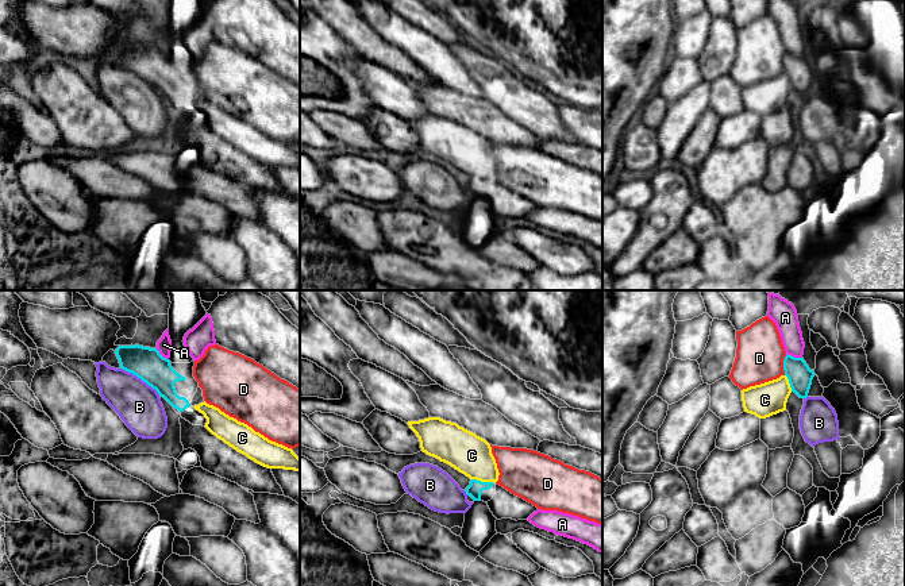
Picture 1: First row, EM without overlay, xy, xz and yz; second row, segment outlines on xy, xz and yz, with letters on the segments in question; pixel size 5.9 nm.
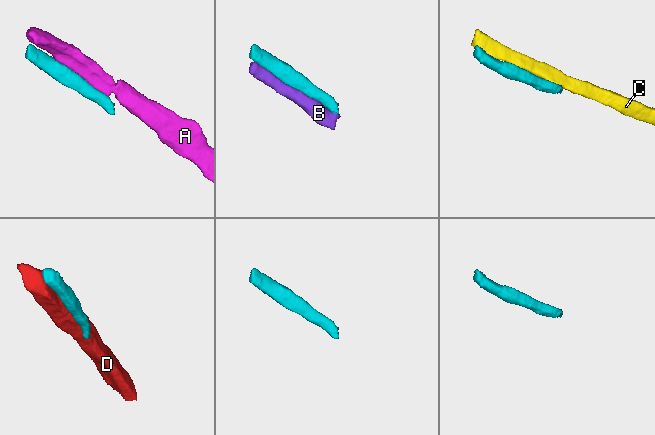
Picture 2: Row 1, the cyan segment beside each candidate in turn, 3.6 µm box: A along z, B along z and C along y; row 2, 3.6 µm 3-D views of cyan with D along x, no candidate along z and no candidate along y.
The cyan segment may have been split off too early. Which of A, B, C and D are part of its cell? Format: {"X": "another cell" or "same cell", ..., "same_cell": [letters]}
{"A": "another cell", "B": "another cell", "C": "another cell", "D": "another cell", "same_cell": []}

